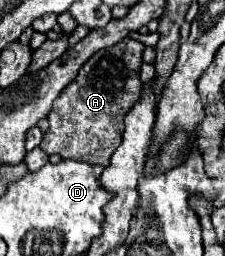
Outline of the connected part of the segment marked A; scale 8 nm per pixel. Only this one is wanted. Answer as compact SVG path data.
M124 37L112 47L106 47L78 71L78 77L60 93L48 113L50 129L44 133L40 149L48 155L58 153L62 159L108 165L112 153L122 141L124 117L142 97L140 65L144 43Z

